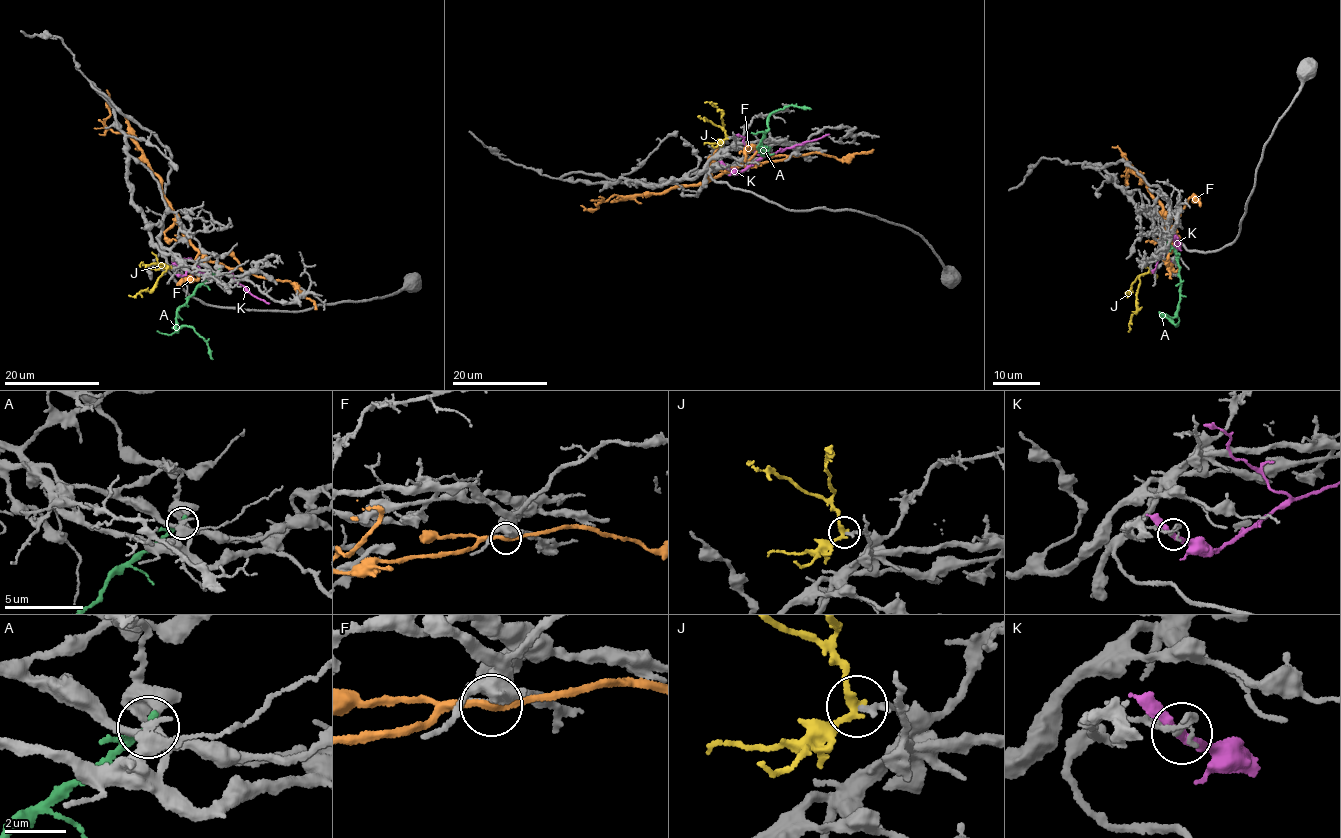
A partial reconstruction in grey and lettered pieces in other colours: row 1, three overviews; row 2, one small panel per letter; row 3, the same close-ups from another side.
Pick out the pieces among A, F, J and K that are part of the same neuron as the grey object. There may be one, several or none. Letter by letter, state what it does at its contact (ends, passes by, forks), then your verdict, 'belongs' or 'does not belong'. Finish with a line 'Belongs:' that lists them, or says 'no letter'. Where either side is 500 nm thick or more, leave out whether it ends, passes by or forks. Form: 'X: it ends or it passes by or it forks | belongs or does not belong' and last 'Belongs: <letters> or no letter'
A: it passes by | does not belong
F: it passes by | does not belong
J: it passes by | belongs
K: it passes by | does not belong
Belongs: J

